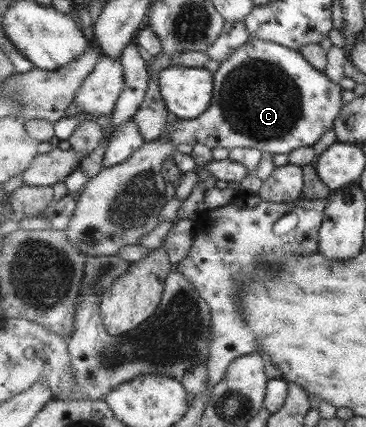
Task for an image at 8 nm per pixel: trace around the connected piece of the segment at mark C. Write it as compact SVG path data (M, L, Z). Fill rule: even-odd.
M255 38L221 62L219 70L214 73L214 90L207 112L199 118L188 121L180 119L176 124L168 126L163 139L173 141L175 148L179 144L194 147L203 143L212 149L253 147L273 155L289 154L302 147L315 146L329 128L334 128L335 120L345 105L343 88L329 78L327 73L315 68L301 51Z

